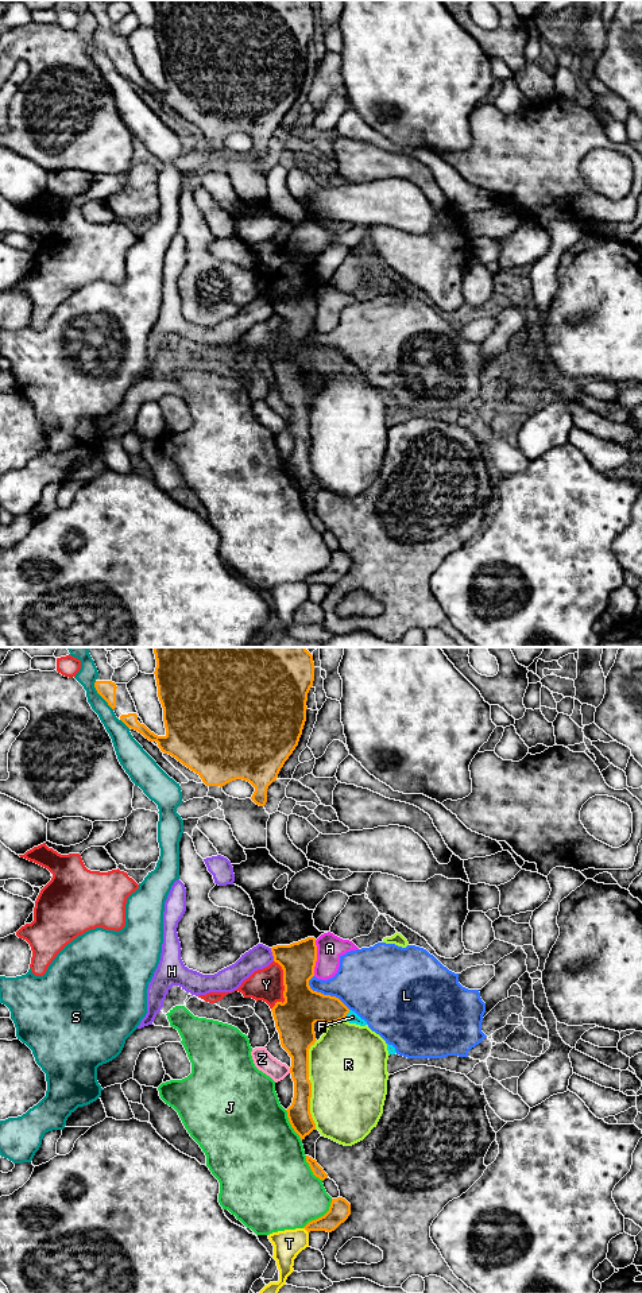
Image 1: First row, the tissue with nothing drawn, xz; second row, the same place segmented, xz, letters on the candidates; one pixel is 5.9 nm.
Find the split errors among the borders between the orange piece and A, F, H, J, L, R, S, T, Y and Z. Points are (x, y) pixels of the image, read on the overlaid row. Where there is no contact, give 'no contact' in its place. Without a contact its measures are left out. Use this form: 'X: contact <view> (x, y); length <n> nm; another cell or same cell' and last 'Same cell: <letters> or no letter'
A: contact xz (316, 957); length 220 nm; another cell
F: contact xz (347, 1013); length 70 nm; same cell
H: contact xz (273, 955); length 80 nm; another cell
J: contact xz (321, 1216); length 260 nm; another cell
L: contact xz (327, 995); length 300 nm; another cell
R: contact xz (309, 1104); length 300 nm; another cell
S: contact xz (100, 695); length 200 nm; another cell
T: contact xz (305, 1228); length 50 nm; another cell
Y: contact xz (285, 987); length 300 nm; another cell
Z: contact xz (290, 1071); length 30 nm; another cell
Same cell: F

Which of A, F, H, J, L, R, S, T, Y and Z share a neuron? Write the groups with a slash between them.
A Y / F / H / J / L / R / S / T / Z

